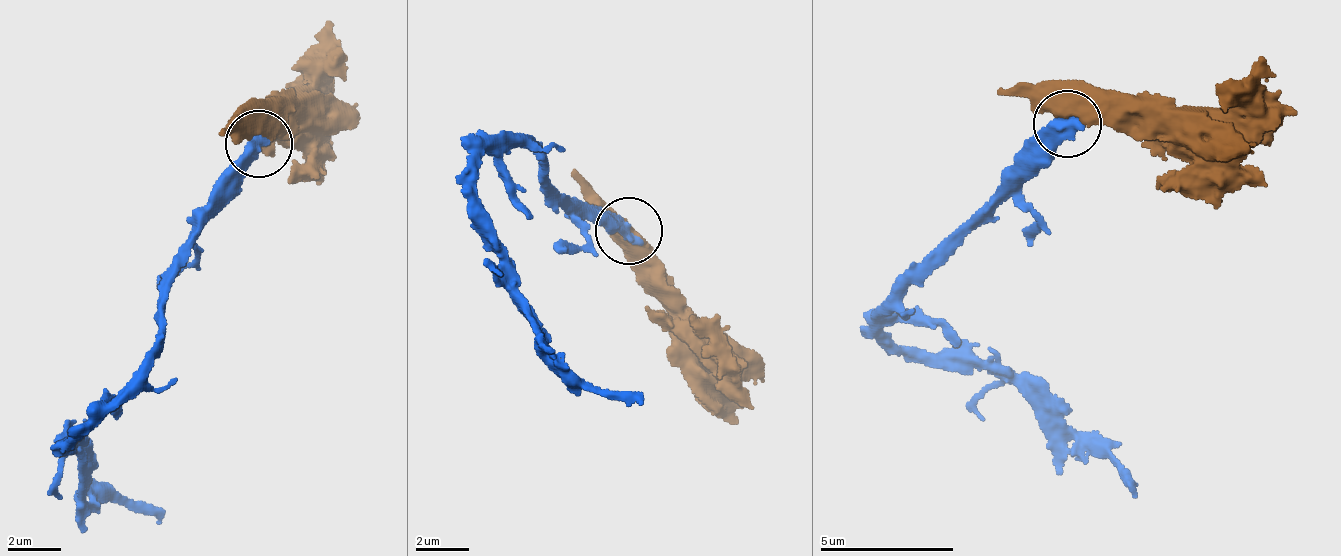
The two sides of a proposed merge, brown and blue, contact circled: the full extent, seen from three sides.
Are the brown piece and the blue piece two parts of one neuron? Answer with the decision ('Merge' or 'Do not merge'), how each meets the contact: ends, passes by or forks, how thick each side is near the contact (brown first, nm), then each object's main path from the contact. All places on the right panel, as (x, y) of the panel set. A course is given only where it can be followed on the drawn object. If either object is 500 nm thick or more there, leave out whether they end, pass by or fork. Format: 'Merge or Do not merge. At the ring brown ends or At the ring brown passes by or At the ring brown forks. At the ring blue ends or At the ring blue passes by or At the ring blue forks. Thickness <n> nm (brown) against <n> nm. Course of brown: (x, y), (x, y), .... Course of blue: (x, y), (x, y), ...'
Do not merge. Thickness 650 nm (brown) against 500 nm. Course of brown: (1066, 123), (1197, 129), (1268, 58). Course of blue: (1066, 123), (1034, 172), (900, 288), (881, 330), (898, 346), (965, 351), (1007, 371), (1139, 495)

